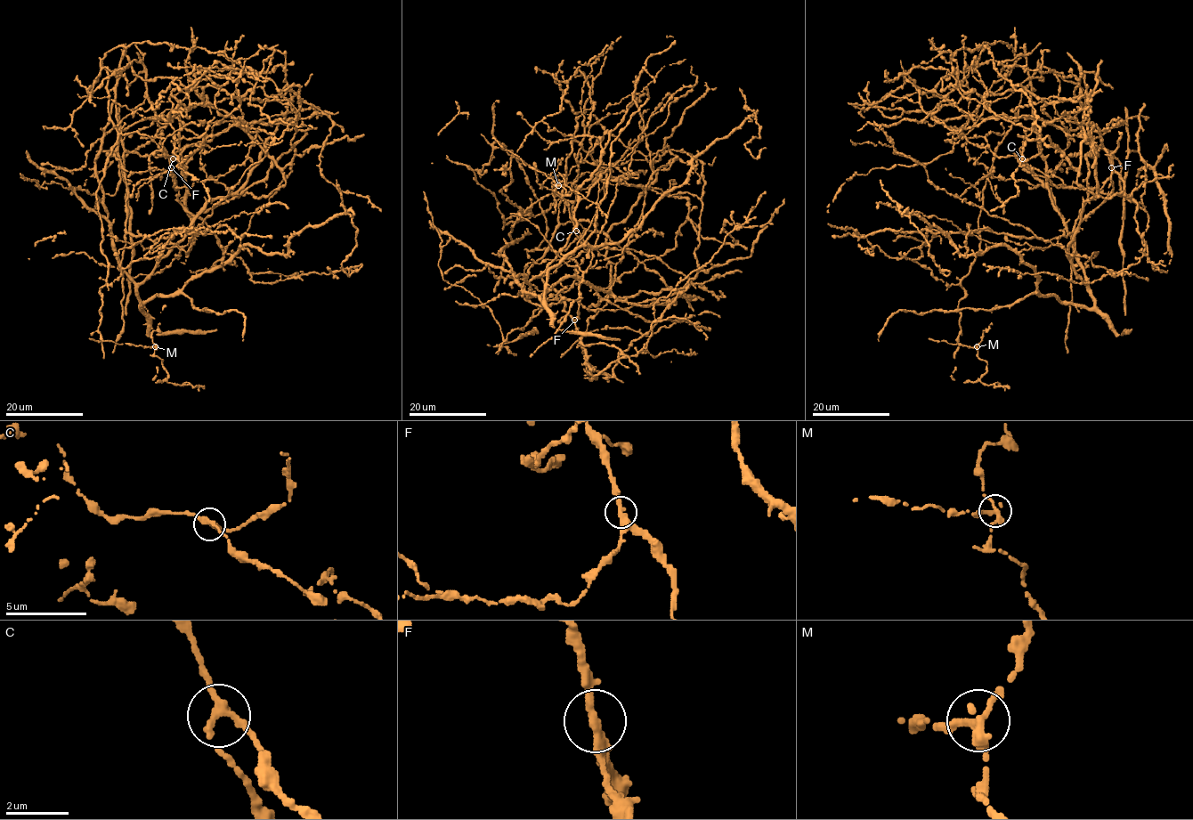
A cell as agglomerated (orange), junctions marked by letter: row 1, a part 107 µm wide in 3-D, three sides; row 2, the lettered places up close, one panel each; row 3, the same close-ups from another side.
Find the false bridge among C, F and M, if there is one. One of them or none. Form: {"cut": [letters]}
{"cut": ["M"]}

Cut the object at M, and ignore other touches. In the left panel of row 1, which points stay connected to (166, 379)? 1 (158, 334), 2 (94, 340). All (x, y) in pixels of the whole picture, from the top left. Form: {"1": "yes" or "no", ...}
{"1": "yes", "2": "no"}

